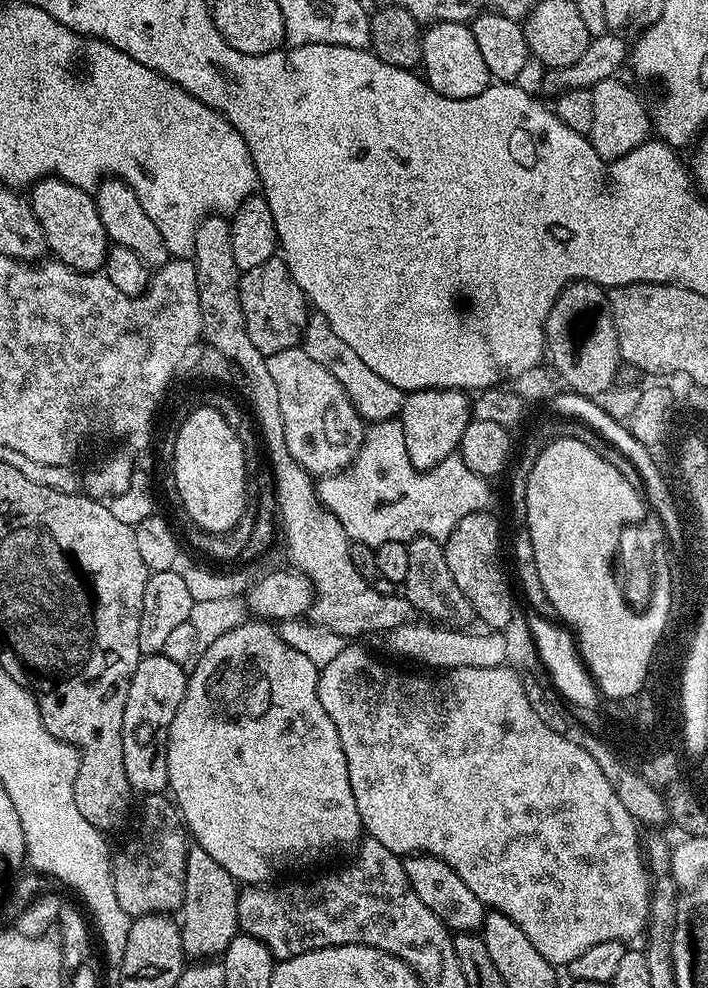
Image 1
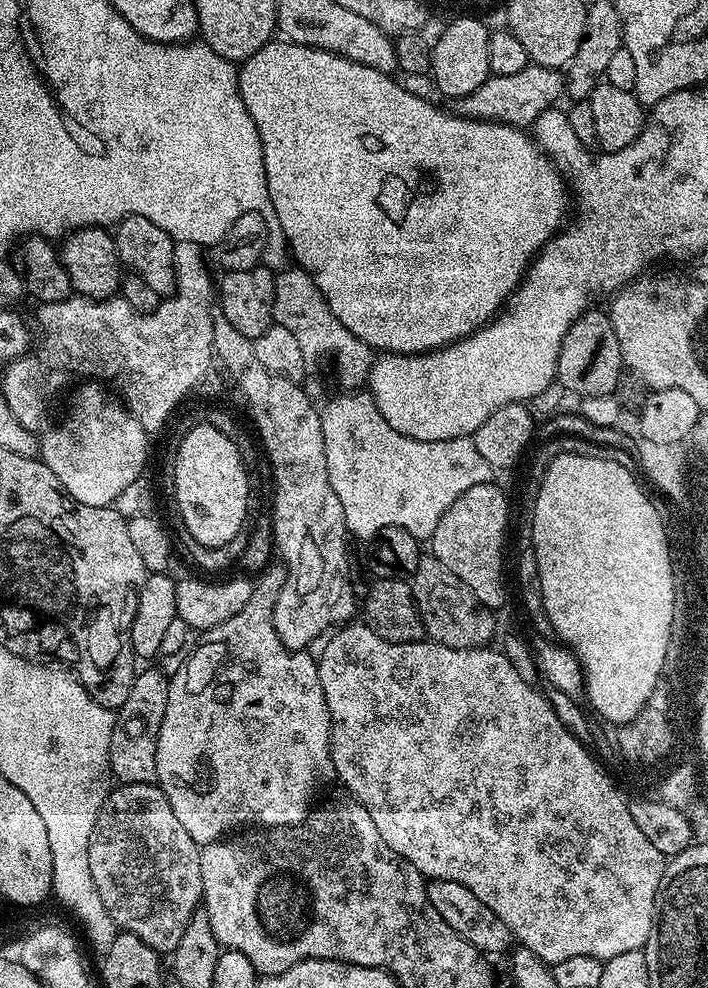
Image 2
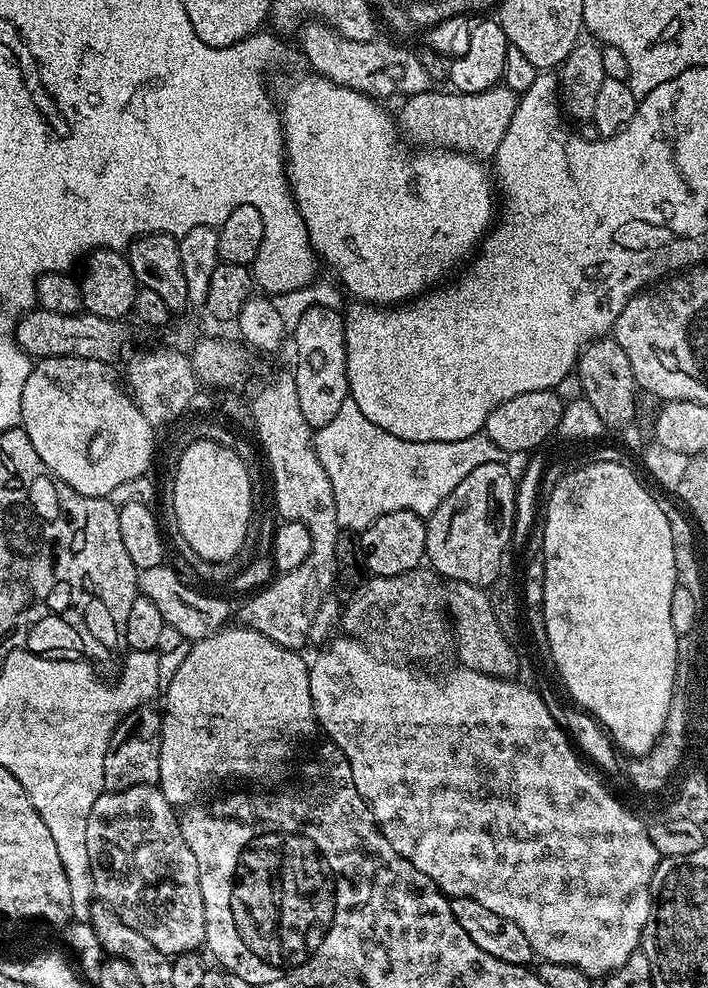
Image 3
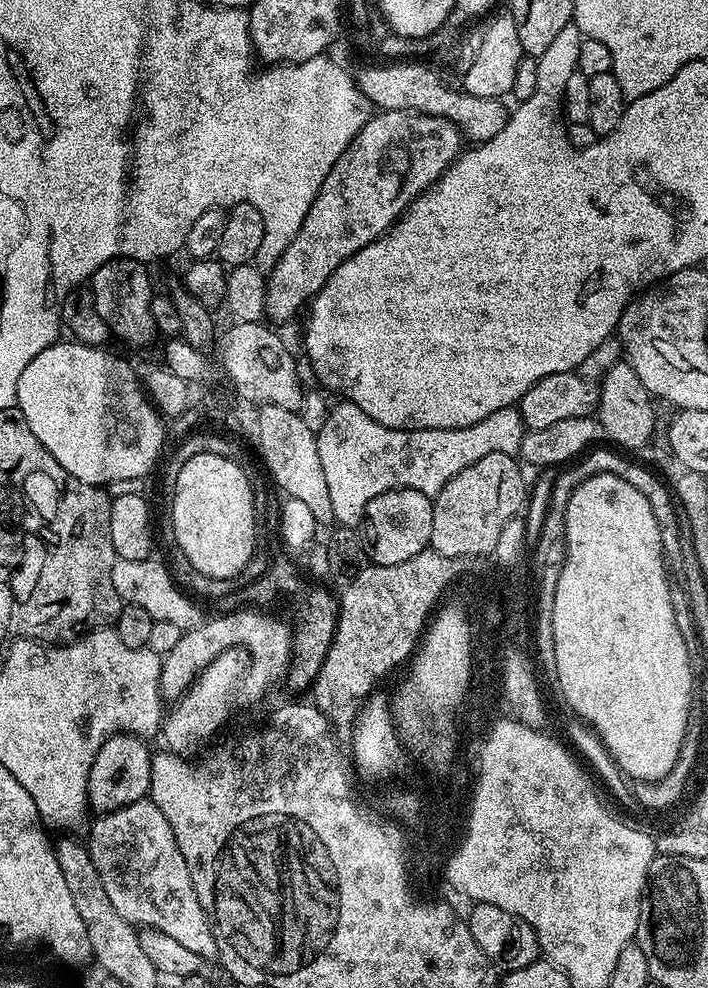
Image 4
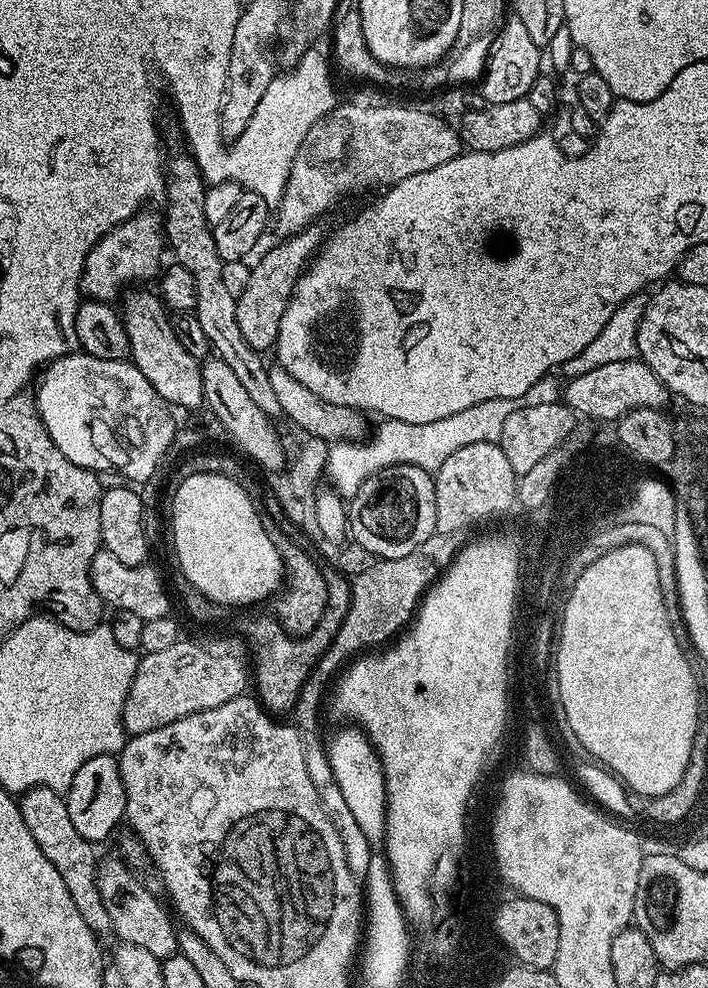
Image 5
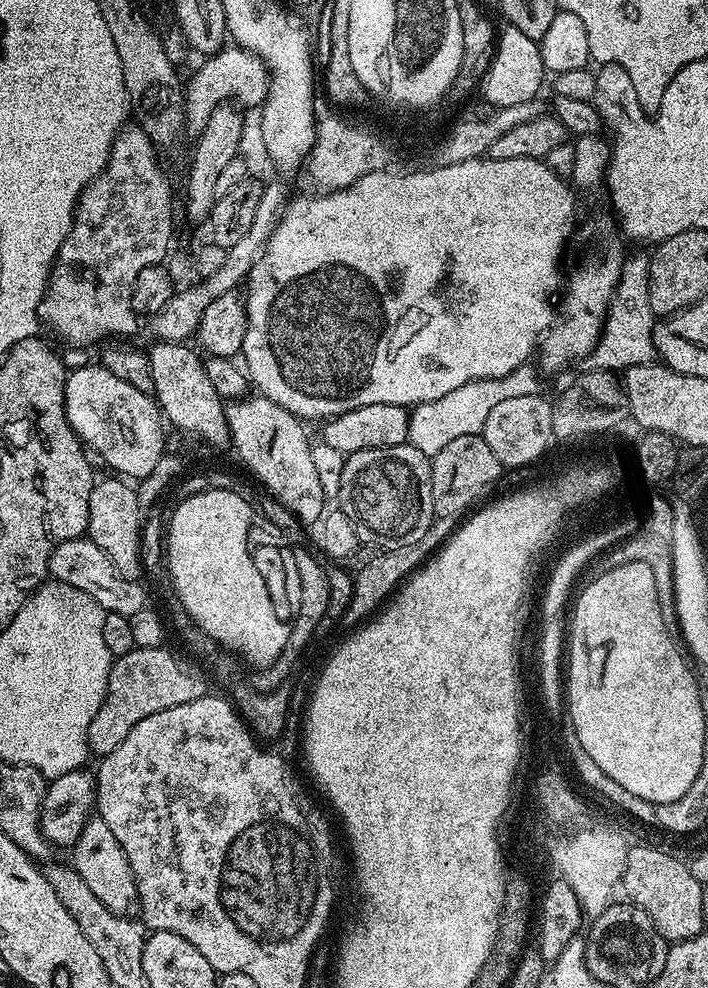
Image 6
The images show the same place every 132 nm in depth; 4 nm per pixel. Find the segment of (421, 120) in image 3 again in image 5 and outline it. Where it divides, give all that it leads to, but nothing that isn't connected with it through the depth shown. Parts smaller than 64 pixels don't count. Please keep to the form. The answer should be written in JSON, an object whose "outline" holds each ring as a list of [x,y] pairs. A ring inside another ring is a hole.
{"outline":[[[319,223],[311,224],[293,236],[281,239],[280,244],[273,246],[269,252],[259,253],[260,261],[251,265],[250,282],[246,282],[246,290],[236,298],[238,314],[238,330],[242,330],[242,338],[250,342],[254,351],[264,354],[275,345],[278,326],[282,322],[282,314],[292,297],[294,286],[305,268],[312,262],[313,256],[320,250],[326,232],[320,229]]]}

